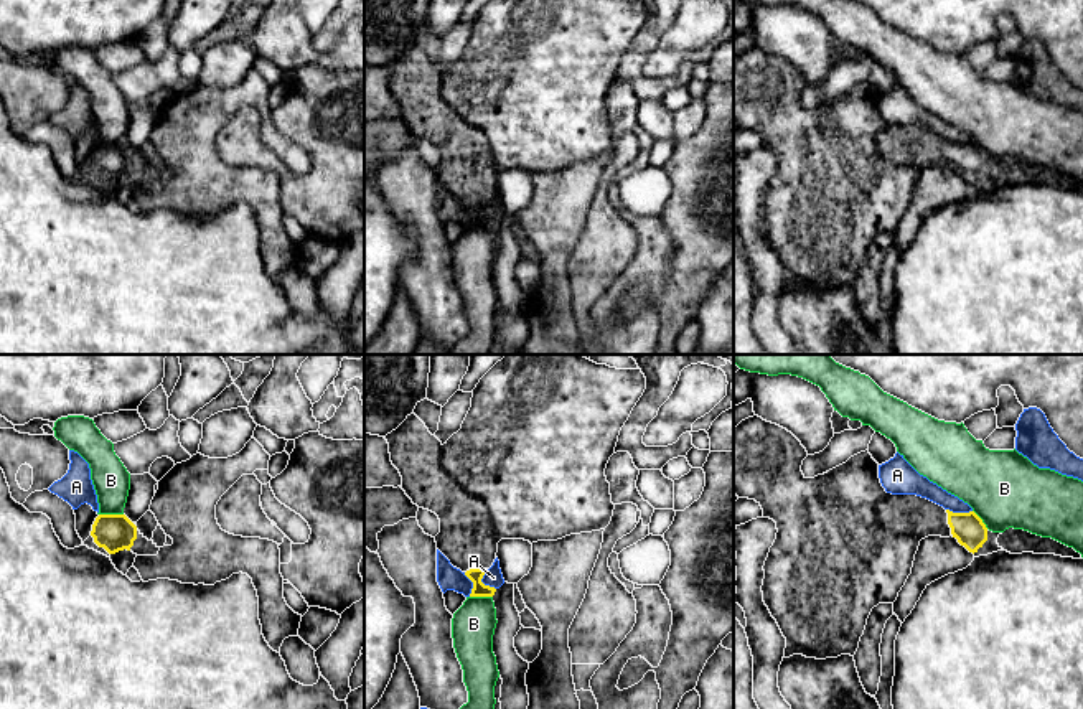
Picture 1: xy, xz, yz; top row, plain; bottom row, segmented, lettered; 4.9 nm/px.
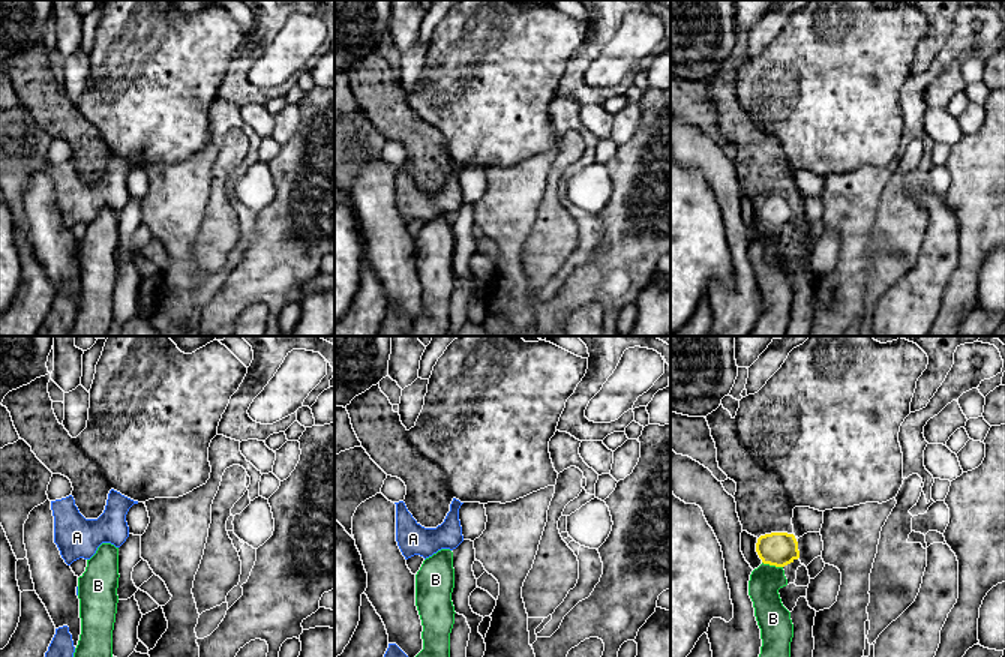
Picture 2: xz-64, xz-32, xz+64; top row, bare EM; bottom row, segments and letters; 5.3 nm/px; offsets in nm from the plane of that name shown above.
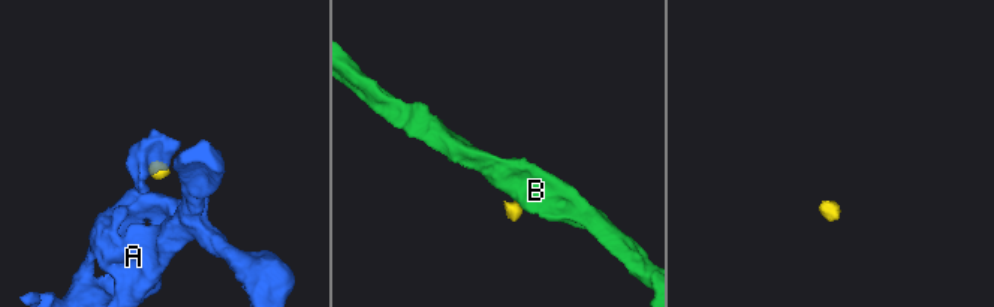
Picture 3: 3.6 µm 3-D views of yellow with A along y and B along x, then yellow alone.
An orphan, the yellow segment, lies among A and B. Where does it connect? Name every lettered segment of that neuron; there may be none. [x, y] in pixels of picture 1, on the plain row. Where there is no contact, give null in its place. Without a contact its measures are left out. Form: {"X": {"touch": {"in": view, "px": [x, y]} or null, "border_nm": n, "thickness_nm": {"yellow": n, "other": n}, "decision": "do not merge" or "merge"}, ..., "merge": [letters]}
{"A": {"touch": {"in": "yz", "px": [960, 144]}, "border_nm": 130, "thickness_nm": {"yellow": 160, "other": 100}, "decision": "do not merge"}, "B": {"touch": {"in": "xy", "px": [111, 145]}, "border_nm": 120, "thickness_nm": {"yellow": 180, "other": 180}, "decision": "do not merge"}, "merge": []}

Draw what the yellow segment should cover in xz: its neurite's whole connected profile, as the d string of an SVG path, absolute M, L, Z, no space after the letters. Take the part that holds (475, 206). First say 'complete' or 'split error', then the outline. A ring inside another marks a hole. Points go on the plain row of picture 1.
split error; M490 0L473 20L462 59L445 74L414 43L384 68L406 125L438 147L437 180L473 213L470 228L495 226L496 219L481 209L493 196L501 170L557 171L610 155L615 135L605 99L645 20L641 0Z

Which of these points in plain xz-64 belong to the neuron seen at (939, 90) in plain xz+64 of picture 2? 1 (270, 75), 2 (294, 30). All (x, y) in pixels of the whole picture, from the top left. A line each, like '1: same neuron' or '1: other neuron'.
1: other neuron
2: other neuron

